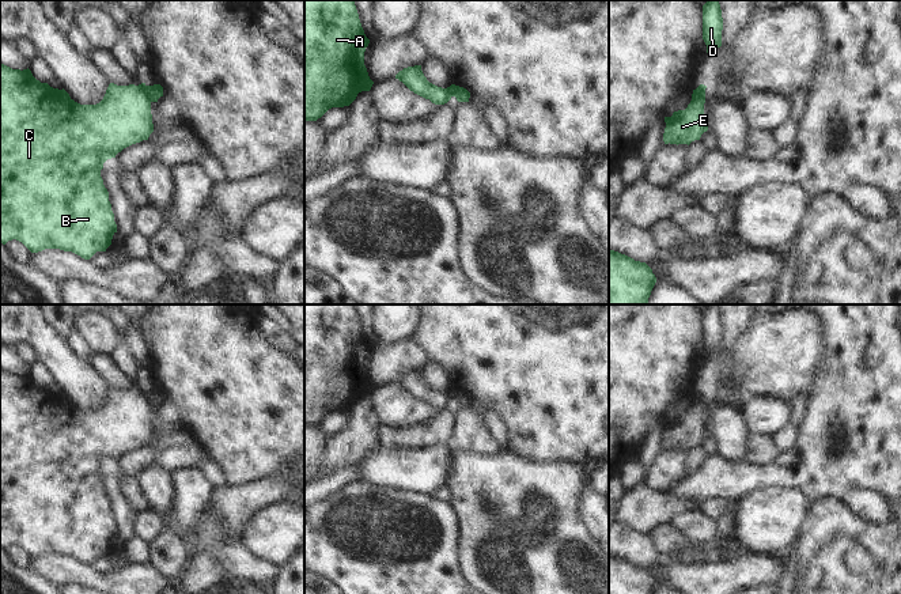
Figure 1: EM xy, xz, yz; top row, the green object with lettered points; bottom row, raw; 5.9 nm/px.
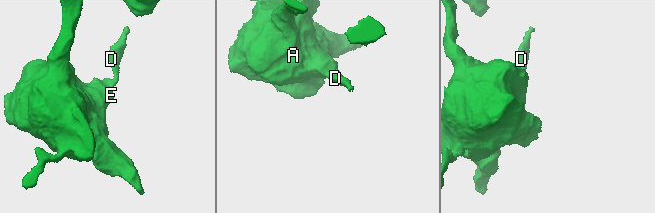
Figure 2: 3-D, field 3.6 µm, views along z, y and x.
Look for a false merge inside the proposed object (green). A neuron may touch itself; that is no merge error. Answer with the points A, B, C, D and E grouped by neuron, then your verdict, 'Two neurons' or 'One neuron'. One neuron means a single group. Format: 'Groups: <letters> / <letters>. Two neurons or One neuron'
Groups: A B C E / D. Two neurons

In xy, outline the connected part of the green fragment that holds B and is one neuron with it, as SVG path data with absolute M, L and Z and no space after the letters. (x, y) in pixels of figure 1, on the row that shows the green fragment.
M0 63L0 242L5 245L8 241L16 239L22 242L31 253L45 249L60 249L72 251L84 260L90 260L96 251L106 251L111 245L113 235L117 232L114 213L109 201L109 192L103 185L101 170L107 159L116 158L124 148L148 140L154 132L151 101L147 95L147 86L117 86L110 83L103 99L96 105L80 105L75 102L63 88L53 88L48 83L37 80L31 71L12 69Z

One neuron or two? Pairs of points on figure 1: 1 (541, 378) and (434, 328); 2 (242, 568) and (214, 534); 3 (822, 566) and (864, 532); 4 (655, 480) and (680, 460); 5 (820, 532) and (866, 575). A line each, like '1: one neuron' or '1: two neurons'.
1: one neuron
2: one neuron
3: one neuron
4: one neuron
5: one neuron

